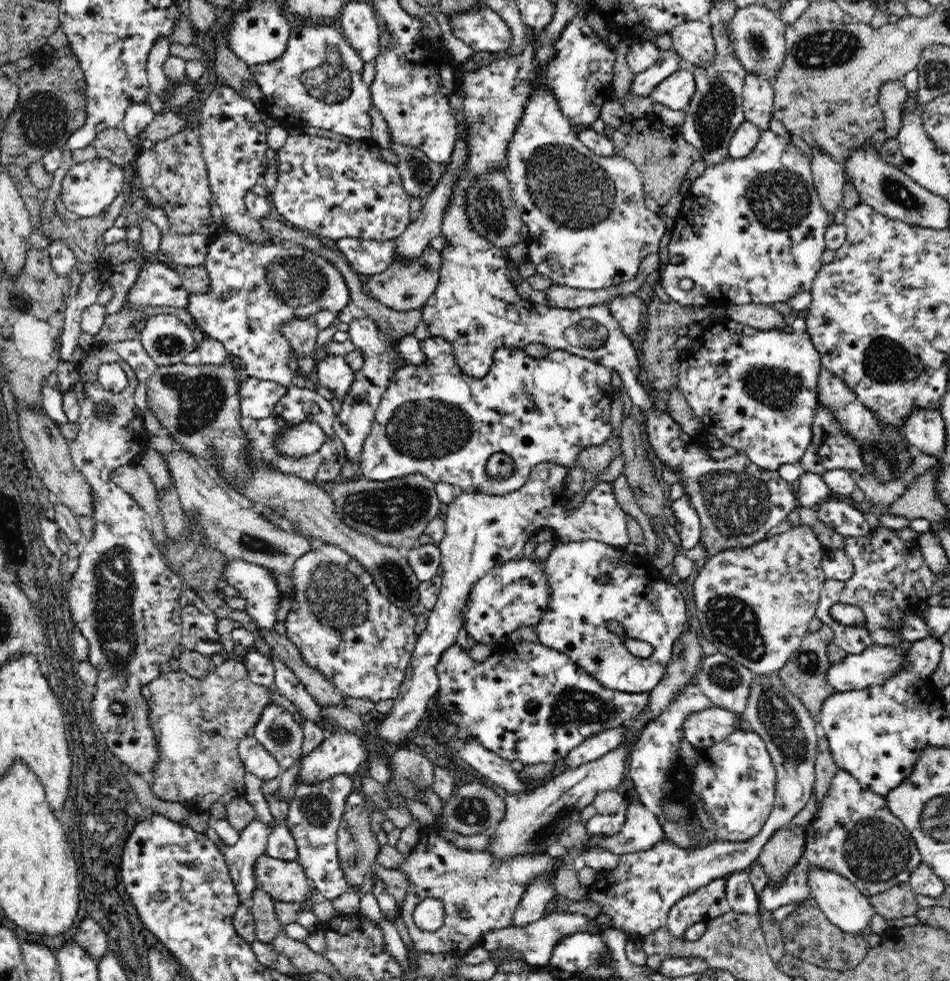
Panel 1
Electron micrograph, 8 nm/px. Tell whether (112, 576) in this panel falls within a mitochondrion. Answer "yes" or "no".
yes

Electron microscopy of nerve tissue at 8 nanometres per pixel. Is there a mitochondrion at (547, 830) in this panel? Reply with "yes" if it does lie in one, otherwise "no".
yes

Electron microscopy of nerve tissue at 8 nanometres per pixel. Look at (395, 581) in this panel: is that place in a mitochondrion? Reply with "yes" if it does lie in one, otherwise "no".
yes

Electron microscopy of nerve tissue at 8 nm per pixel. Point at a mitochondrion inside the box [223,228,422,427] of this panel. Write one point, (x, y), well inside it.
(294, 280)

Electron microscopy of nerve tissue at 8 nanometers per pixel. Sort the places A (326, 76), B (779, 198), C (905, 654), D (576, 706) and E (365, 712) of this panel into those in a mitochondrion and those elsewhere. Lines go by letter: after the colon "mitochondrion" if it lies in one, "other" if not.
A: mitochondrion
B: mitochondrion
C: other
D: mitochondrion
E: other

